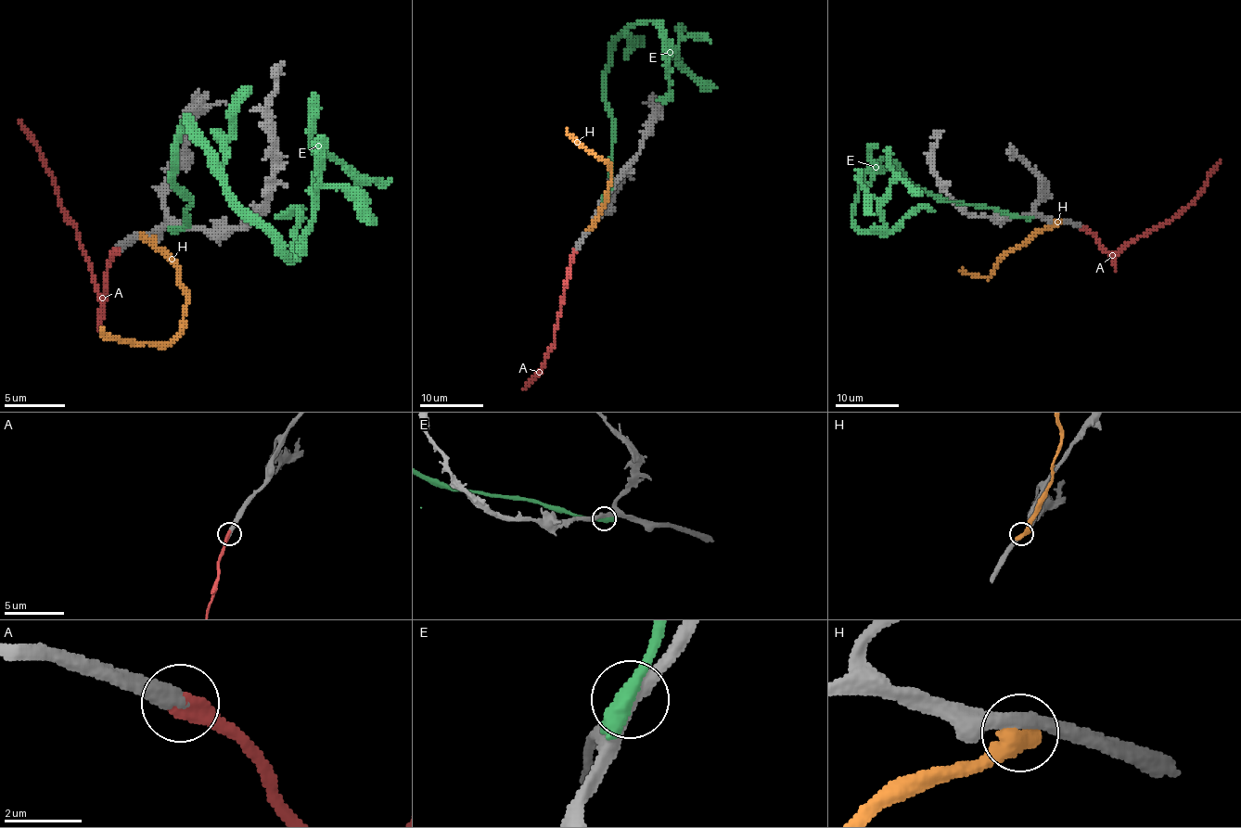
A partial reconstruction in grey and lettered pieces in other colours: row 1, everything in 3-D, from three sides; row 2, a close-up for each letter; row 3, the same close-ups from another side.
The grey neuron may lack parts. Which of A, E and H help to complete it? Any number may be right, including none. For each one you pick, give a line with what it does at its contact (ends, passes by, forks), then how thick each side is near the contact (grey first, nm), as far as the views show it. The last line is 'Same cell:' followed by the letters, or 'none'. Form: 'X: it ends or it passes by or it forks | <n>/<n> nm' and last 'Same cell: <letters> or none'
A: it ends | 440/420 nm
Same cell: A

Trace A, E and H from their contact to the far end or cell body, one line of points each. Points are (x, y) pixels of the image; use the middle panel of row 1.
A: (574, 253), (554, 347), (543, 365), (523, 389)
E: (606, 196), (612, 115), (604, 69), (630, 26), (653, 21), (664, 49), (717, 88)
H: (590, 227), (606, 199), (610, 182), (609, 166), (601, 158), (587, 151), (566, 129)

